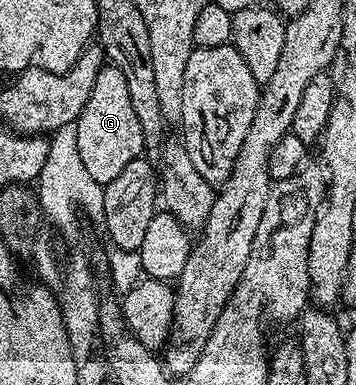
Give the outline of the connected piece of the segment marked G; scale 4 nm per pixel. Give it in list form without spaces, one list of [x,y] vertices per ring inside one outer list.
[[[110,63],[98,71],[90,99],[86,99],[86,107],[82,107],[80,117],[74,124],[78,131],[78,155],[82,155],[82,167],[86,167],[86,175],[90,175],[90,179],[99,185],[106,186],[118,179],[122,170],[145,152],[142,127],[134,116],[126,79],[122,71]]]

